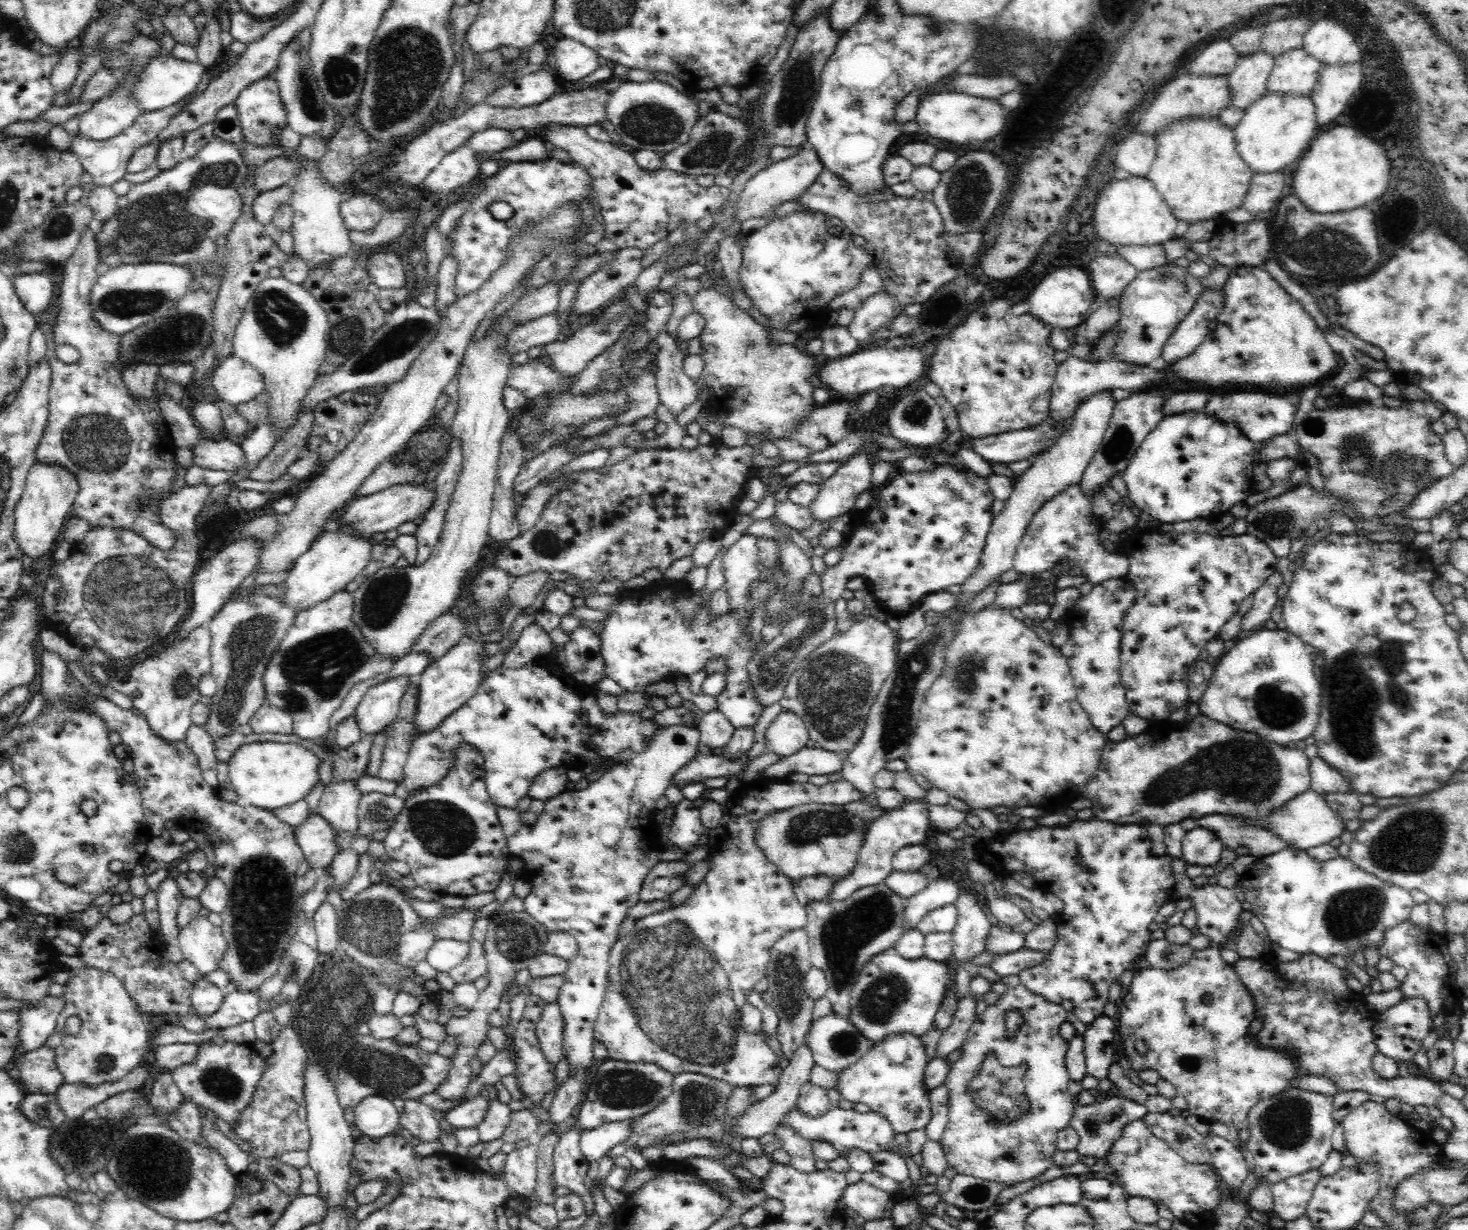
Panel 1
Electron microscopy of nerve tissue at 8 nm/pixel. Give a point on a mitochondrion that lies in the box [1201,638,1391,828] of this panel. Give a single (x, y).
(1353, 744)

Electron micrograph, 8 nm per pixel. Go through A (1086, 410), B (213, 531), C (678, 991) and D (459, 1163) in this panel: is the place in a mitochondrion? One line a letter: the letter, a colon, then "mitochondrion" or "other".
A: other
B: other
C: mitochondrion
D: other

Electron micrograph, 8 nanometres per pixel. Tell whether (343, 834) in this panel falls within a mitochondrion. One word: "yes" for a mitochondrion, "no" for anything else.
no

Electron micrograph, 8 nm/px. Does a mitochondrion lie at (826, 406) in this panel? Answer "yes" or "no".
no

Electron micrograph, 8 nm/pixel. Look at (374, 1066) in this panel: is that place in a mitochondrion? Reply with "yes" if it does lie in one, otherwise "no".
yes

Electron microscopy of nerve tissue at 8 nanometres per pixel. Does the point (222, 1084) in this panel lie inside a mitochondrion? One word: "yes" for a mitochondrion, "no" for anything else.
yes

